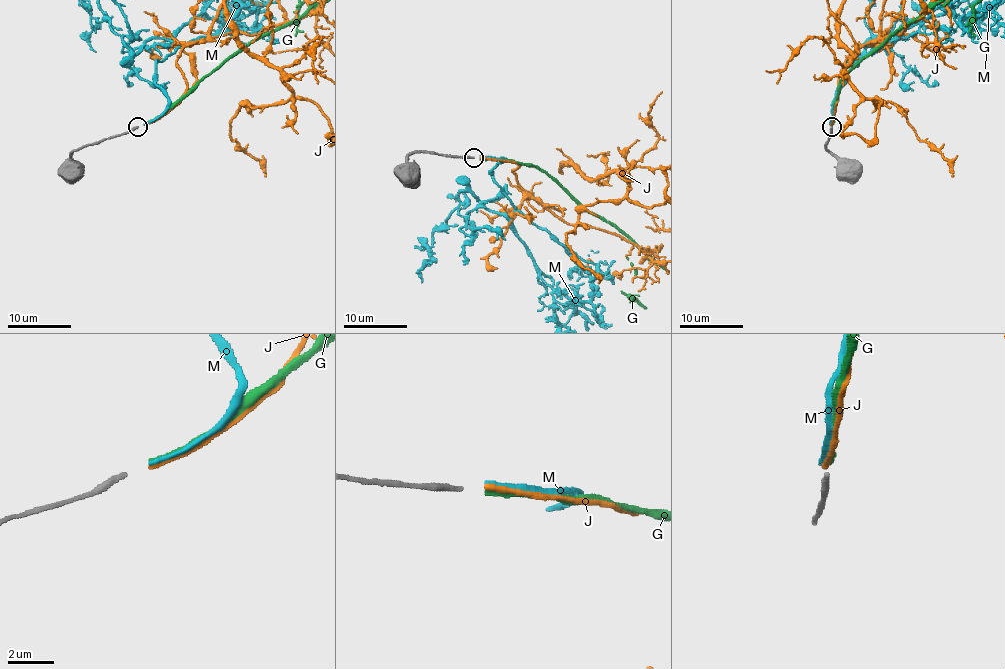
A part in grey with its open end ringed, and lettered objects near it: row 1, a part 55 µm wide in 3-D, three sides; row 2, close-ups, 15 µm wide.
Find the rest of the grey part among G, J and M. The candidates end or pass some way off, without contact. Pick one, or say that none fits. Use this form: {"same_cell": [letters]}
{"same_cell": ["J"]}

